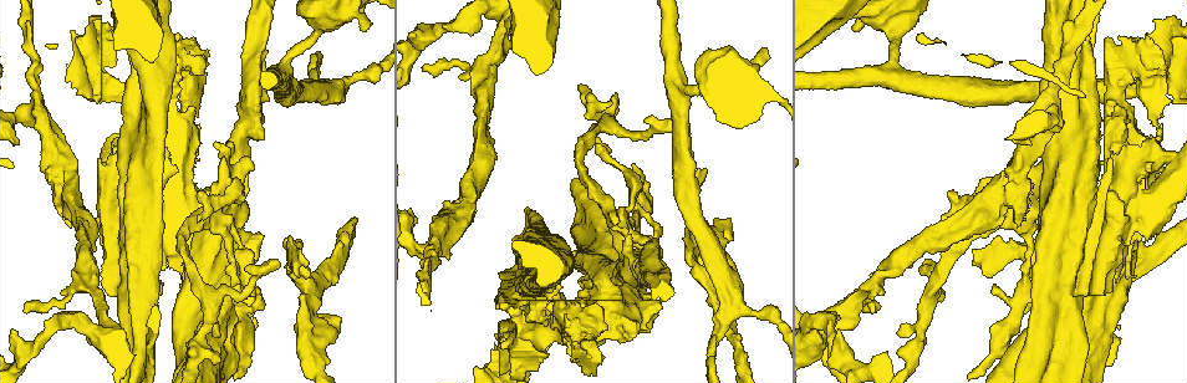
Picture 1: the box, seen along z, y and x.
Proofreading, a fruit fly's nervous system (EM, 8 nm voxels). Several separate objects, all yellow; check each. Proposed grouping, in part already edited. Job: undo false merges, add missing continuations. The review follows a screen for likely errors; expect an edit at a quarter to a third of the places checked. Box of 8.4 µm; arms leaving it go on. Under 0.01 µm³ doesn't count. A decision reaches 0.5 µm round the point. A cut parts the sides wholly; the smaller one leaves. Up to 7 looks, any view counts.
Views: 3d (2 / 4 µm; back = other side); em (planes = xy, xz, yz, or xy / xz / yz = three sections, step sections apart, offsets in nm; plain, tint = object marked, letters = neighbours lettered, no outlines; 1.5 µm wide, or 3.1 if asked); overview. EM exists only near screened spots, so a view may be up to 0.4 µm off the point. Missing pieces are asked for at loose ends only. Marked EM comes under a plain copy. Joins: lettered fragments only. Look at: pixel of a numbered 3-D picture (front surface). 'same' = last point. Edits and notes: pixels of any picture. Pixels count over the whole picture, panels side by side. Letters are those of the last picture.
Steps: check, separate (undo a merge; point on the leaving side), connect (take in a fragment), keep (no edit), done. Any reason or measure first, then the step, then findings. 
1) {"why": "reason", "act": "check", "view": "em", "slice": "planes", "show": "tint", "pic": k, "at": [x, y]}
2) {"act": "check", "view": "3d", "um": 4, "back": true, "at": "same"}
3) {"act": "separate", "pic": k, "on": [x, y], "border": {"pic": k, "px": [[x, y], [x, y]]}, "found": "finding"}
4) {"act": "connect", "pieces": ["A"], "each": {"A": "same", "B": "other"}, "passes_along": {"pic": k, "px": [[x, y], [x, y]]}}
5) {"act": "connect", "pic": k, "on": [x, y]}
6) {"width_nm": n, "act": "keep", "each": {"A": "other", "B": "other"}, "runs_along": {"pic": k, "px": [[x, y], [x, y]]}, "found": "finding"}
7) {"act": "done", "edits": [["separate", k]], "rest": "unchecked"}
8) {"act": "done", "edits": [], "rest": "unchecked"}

{"why": "narrows sharply", "act": "check", "view": "3d", "um": 4, "pic": 1, "at": [482, 123]}

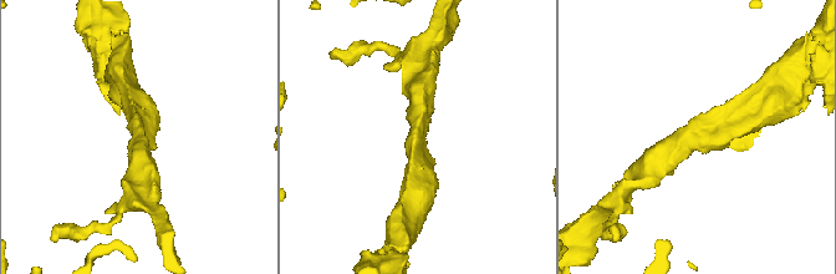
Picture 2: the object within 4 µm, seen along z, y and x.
{"arm_widths_nm": [320, 340], "why": "need the tissue", "act": "check", "view": "em", "slice": "planes", "show": "letters", "pic": 2, "at": [416, 135]}

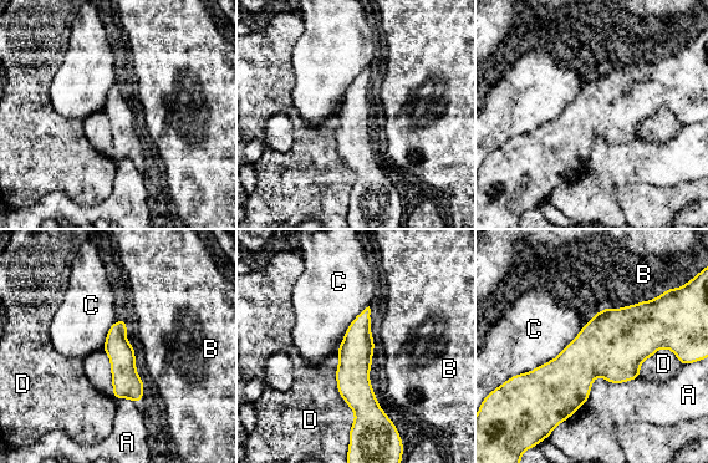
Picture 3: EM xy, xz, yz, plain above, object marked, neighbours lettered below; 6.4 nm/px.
{"act": "keep", "each": {"A": "other", "B": "other", "C": "other", "D": "other"}, "border": {"pic": 3, "px": [[640, 377], [596, 376], [585, 402]]}, "found": "all the same neuron"}

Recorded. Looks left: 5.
{"why": "stops while still wide", "act": "check", "view": "em", "slice": "planes", "show": "letters", "pic": 1, "at": [431, 225]}

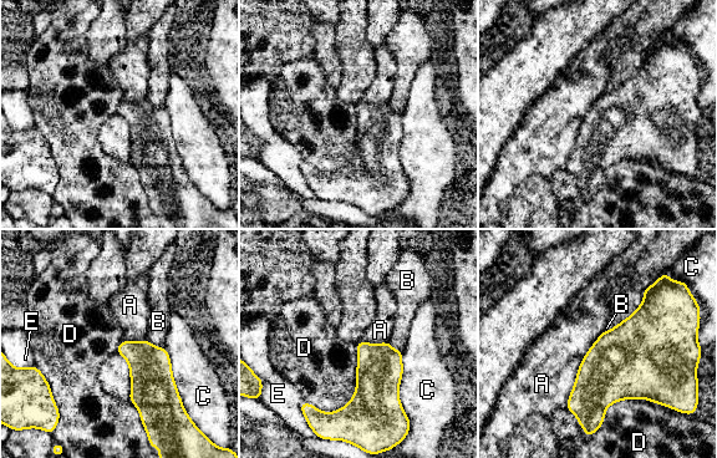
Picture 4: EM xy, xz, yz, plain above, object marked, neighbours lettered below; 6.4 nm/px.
{"act": "keep", "each": {"A": "other", "B": "other", "C": "other", "D": "other", "E": "other"}, "border": {"pic": 4, "px": [[356, 344], [352, 397], [303, 401]]}, "found": "no lettered fragment goes on from it"}

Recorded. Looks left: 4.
{"why": "branch stops here", "act": "check", "view": "em", "slice": "yz", "step": 4, "show": "tint", "pic": 1, "at": [506, 53]}

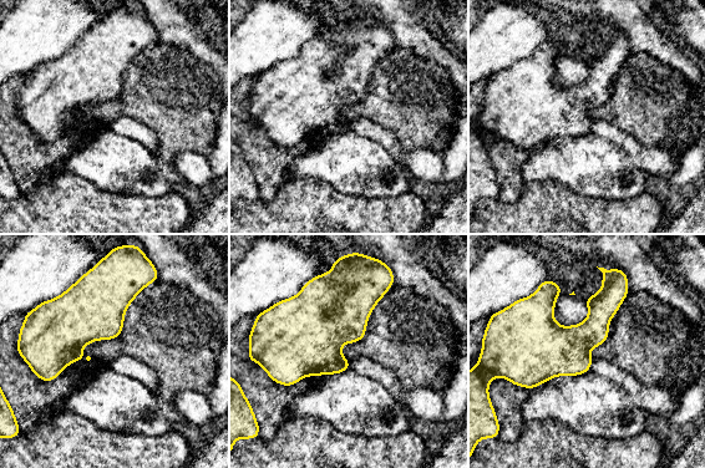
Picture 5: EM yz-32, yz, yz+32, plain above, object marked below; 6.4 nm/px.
{"why": "cut it another way", "act": "check", "view": "em", "slice": "planes", "show": "letters", "at": "same"}

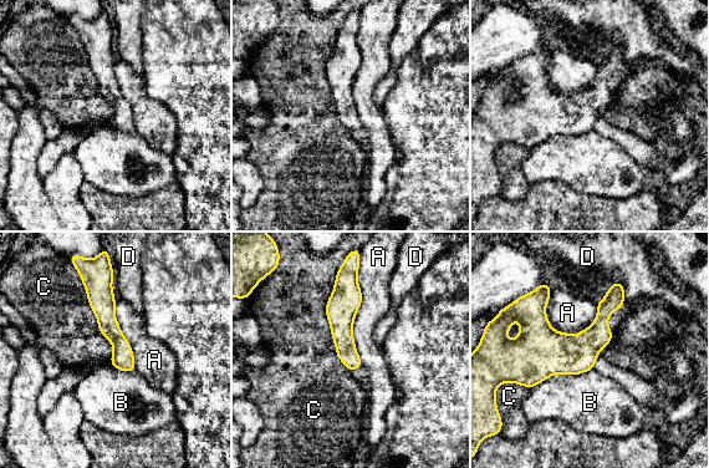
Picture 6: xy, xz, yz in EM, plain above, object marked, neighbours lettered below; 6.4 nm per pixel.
{"width_nm": 140, "act": "keep", "each": {"A": "other", "B": "other", "C": "other", "D": "other"}, "found": "no lettered fragment goes on from it"}

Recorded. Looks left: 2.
{"act": "done", "edits": [], "rest": "unchecked"}

